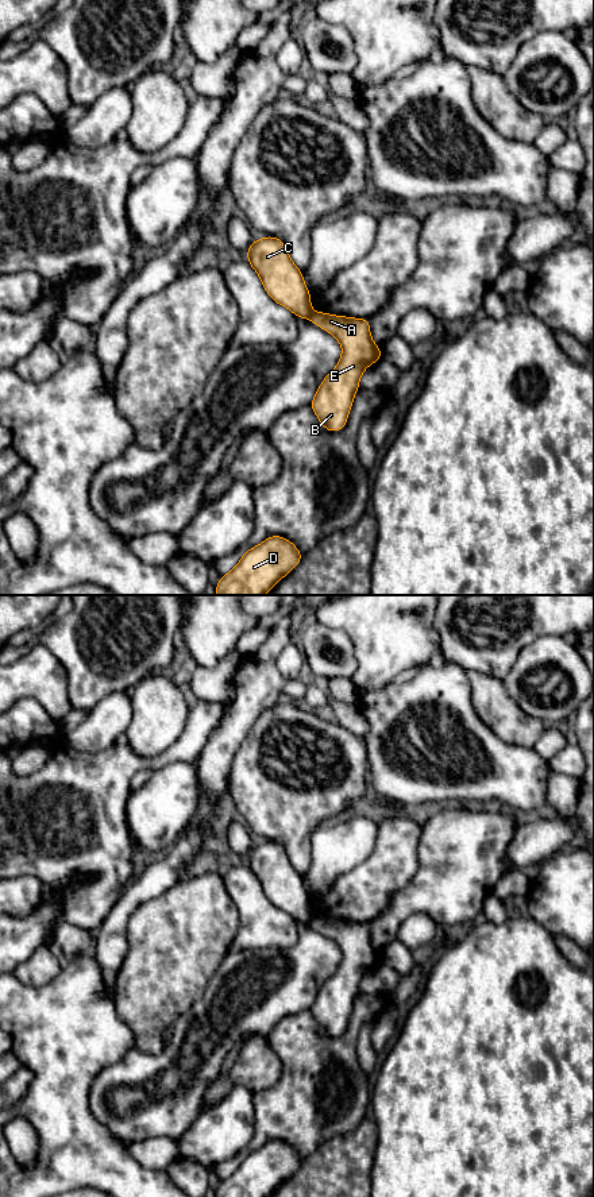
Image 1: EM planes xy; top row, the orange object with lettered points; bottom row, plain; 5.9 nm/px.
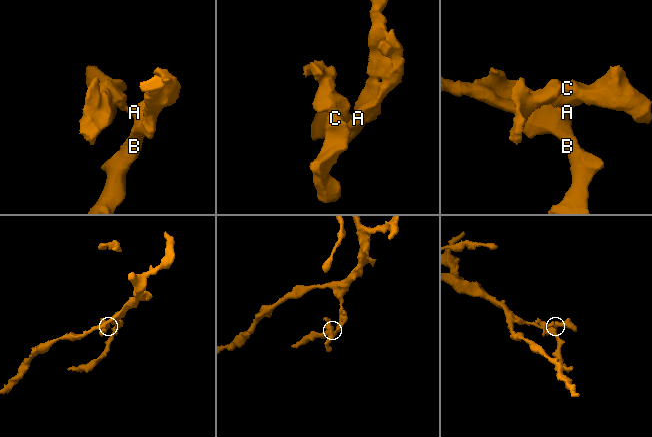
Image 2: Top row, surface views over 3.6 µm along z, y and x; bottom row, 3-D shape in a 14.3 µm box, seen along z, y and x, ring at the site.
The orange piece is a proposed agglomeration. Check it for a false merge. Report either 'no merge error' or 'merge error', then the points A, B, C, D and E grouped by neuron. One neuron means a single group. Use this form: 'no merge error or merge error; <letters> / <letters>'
merge error; A B D E / C

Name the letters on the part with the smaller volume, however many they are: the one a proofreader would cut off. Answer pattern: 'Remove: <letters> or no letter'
Remove: C

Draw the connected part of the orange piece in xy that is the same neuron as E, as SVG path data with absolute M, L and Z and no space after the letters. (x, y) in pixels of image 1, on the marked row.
M313 312L310 321L319 328L329 332L342 345L343 352L335 370L323 379L315 398L309 403L320 424L328 432L339 432L347 424L363 371L382 358L382 350L371 339L370 318L355 318L328 314L324 312Z

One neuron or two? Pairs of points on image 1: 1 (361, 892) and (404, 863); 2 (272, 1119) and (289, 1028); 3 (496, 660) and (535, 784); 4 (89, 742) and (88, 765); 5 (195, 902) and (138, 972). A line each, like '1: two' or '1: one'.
1: one
2: one
3: two
4: two
5: one

